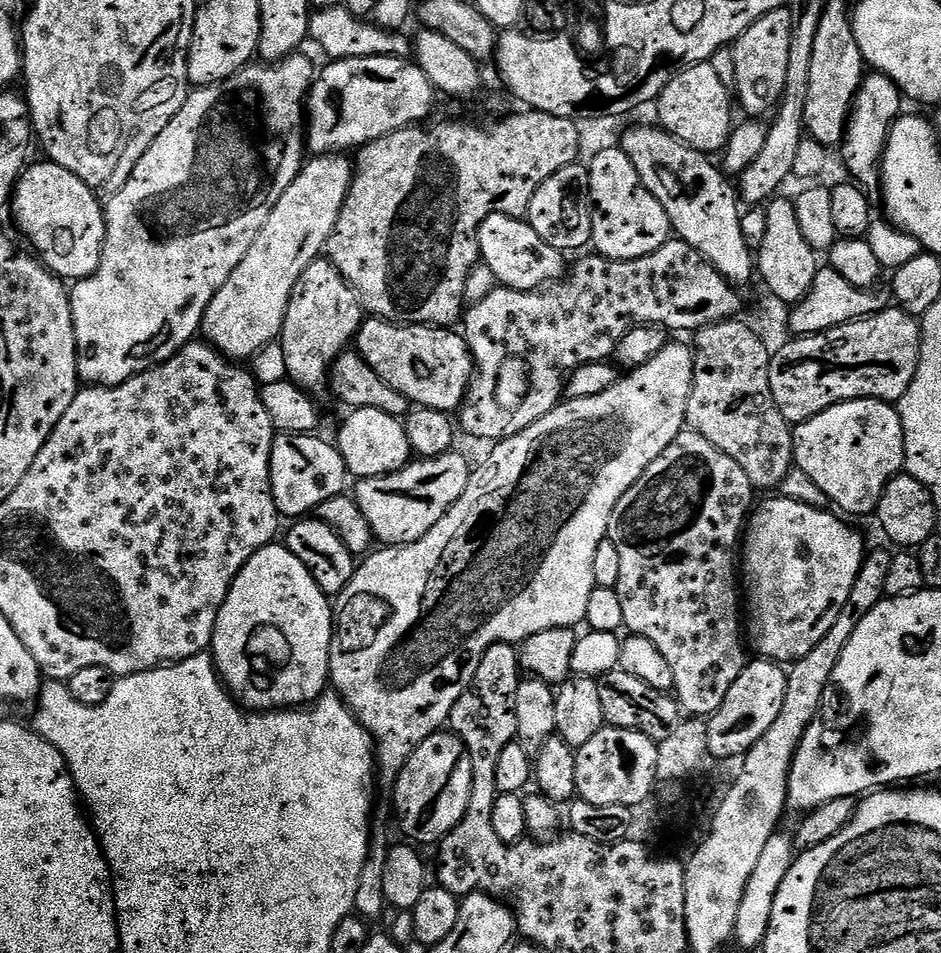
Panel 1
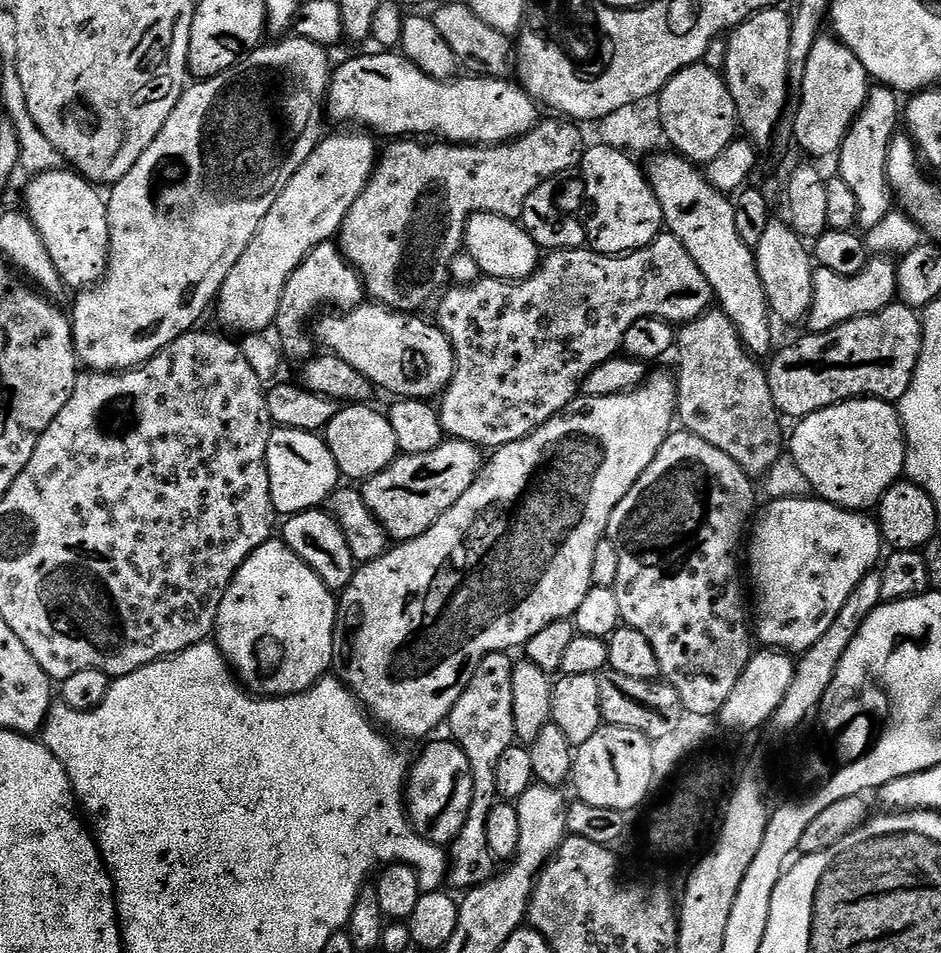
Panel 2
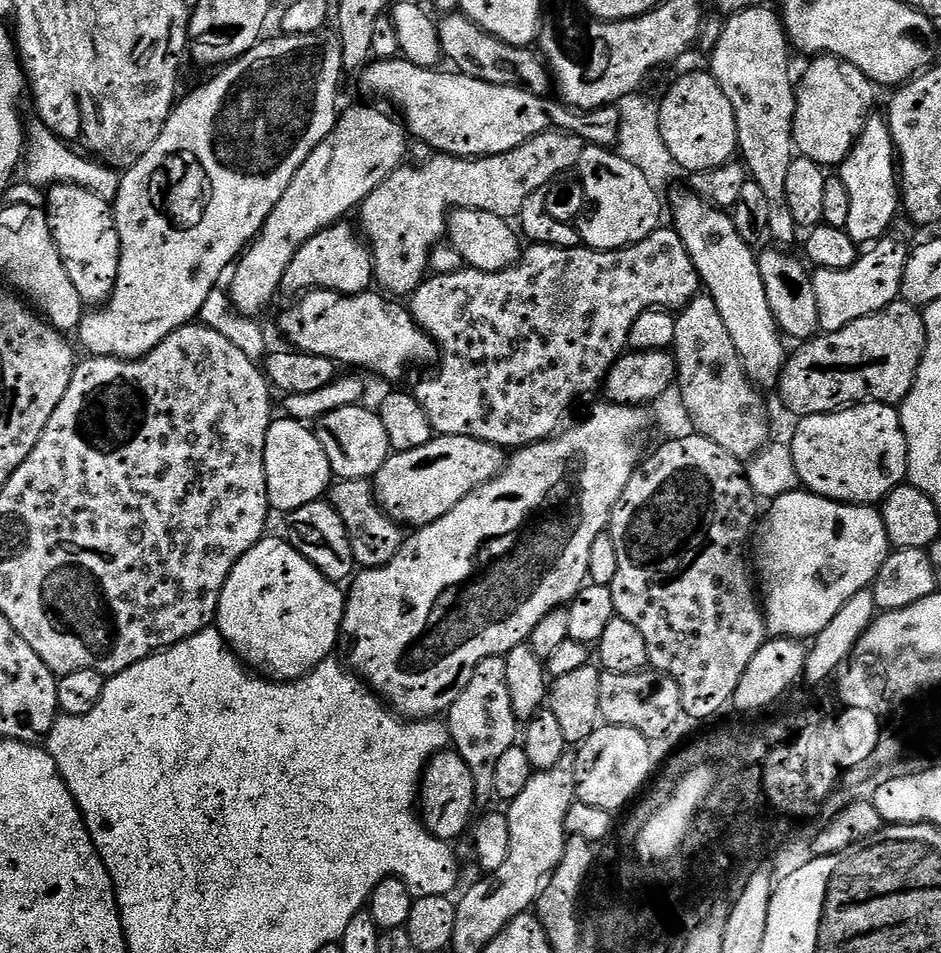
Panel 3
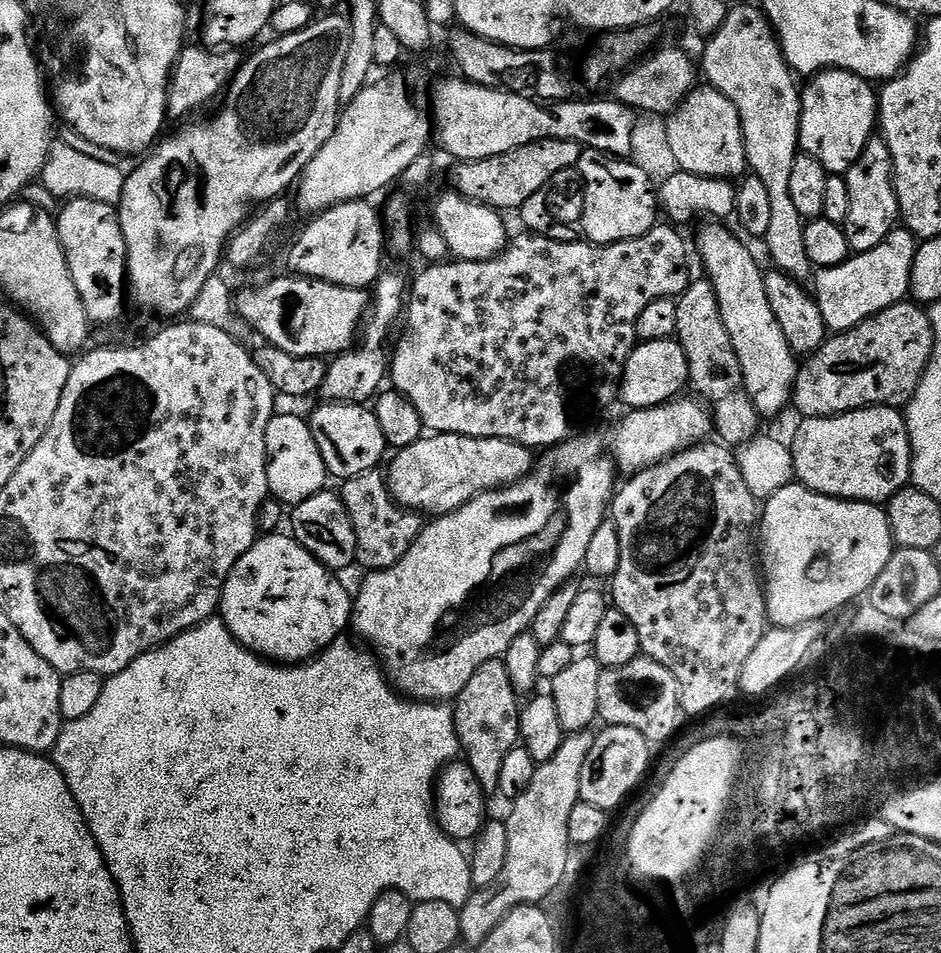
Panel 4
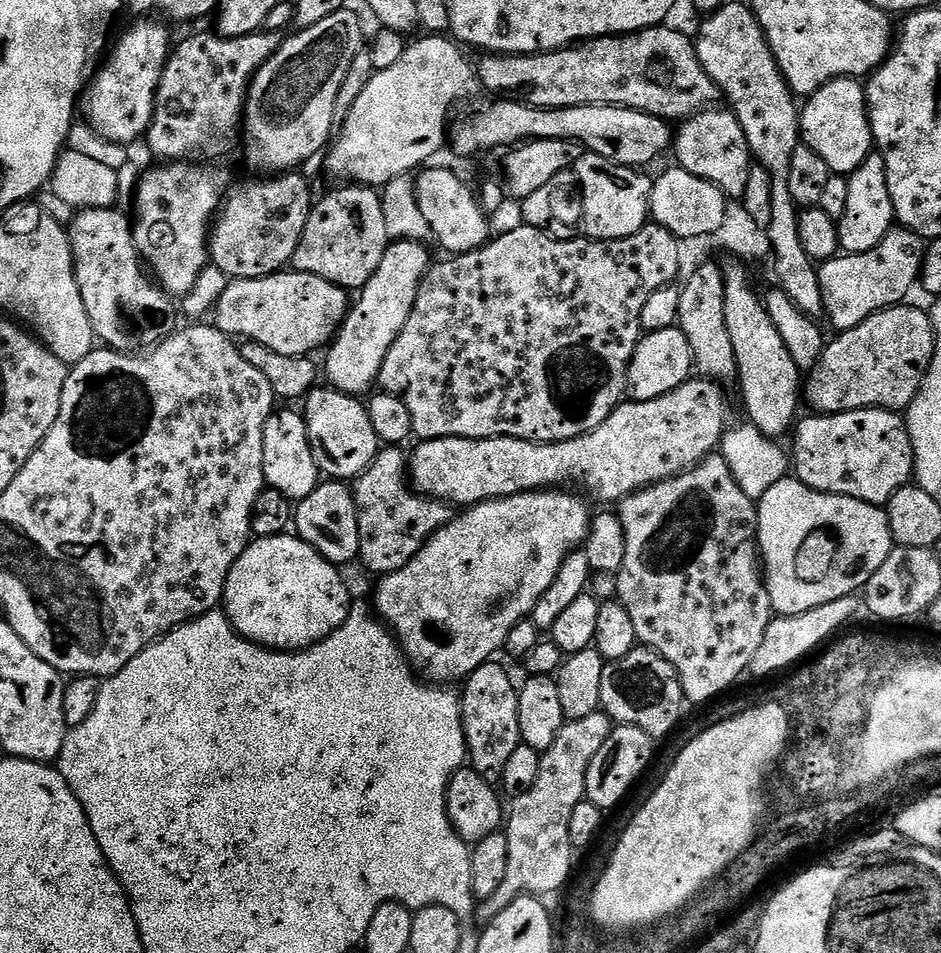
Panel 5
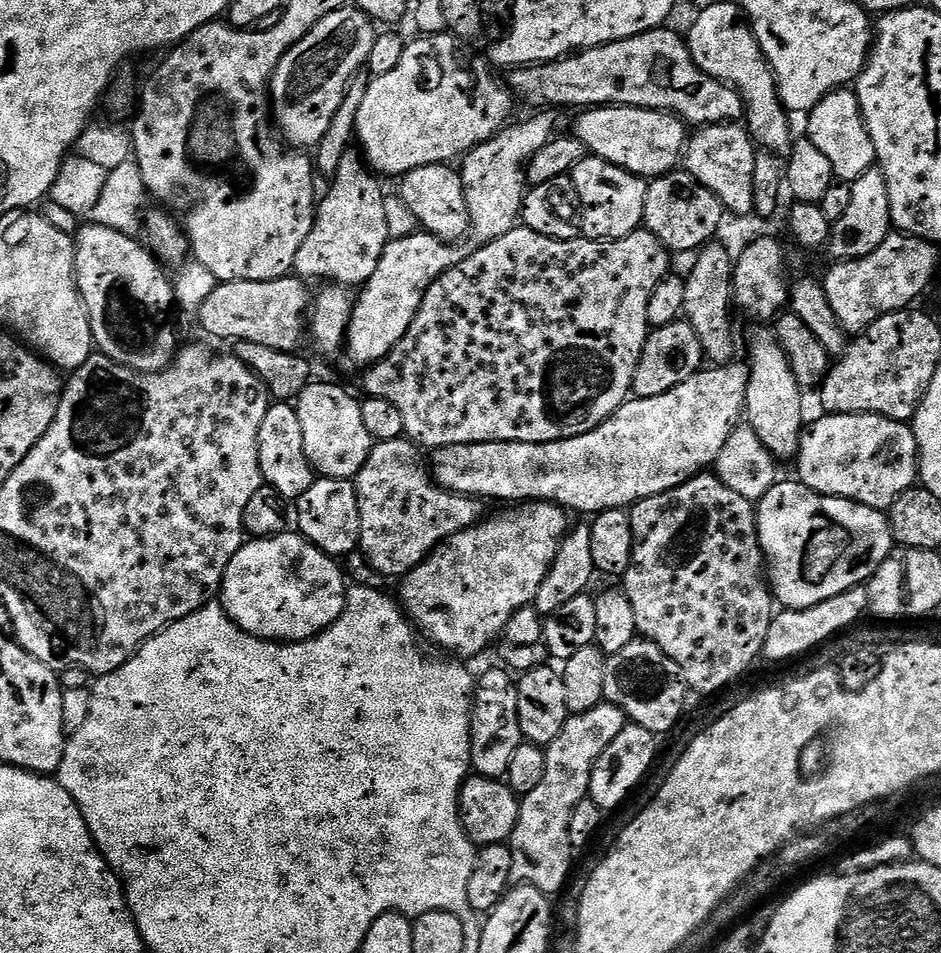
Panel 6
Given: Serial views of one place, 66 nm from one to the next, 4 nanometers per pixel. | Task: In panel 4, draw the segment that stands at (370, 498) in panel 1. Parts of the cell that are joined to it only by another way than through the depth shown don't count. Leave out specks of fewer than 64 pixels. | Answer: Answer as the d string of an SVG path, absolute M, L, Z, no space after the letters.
M458 434L425 435L393 456L396 457L392 465L386 468L390 494L397 504L432 518L457 512L463 504L484 492L516 484L534 466L533 449L513 440L470 438Z

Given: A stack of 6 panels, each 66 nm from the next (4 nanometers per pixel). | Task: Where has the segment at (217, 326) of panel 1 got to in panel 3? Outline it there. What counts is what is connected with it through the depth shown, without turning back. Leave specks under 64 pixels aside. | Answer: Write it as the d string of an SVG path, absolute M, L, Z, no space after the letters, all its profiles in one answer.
M360 104L357 108L348 108L339 113L336 125L331 134L321 142L318 147L302 162L302 166L294 174L290 186L286 186L286 194L274 206L270 218L262 226L256 239L248 245L246 251L234 265L232 276L232 306L237 312L253 318L259 317L260 311L275 298L276 292L281 291L280 283L286 274L286 266L290 266L290 258L301 246L314 234L318 234L324 228L343 221L348 211L359 209L364 199L378 187L395 168L405 163L404 155L408 152L409 133L405 125L395 115L387 116L380 108L371 108L368 104Z

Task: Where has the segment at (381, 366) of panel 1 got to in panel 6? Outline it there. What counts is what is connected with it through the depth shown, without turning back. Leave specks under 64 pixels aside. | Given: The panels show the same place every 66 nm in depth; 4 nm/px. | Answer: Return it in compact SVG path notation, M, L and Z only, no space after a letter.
M292 274L266 282L220 282L217 283L214 294L210 294L206 302L202 302L198 319L210 335L217 336L220 340L258 342L261 346L270 346L272 350L296 352L300 339L303 336L305 339L306 336L306 313L310 308L310 292L308 296L307 286L309 287L303 279Z

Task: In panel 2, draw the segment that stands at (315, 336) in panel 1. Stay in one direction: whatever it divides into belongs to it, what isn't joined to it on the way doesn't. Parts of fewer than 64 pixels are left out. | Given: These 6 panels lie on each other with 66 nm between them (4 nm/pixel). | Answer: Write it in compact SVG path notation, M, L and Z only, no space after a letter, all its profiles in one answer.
M335 243L319 244L314 246L314 250L310 250L308 257L300 263L298 270L294 270L294 274L290 274L290 278L286 282L286 290L282 294L282 302L278 306L278 314L274 325L275 335L278 337L280 347L287 359L300 360L299 362L307 362L313 359L312 340L314 344L314 336L308 333L308 319L319 310L323 304L344 304L340 306L352 306L357 303L359 292L365 291L364 282L360 279L359 272L353 268L343 252Z

